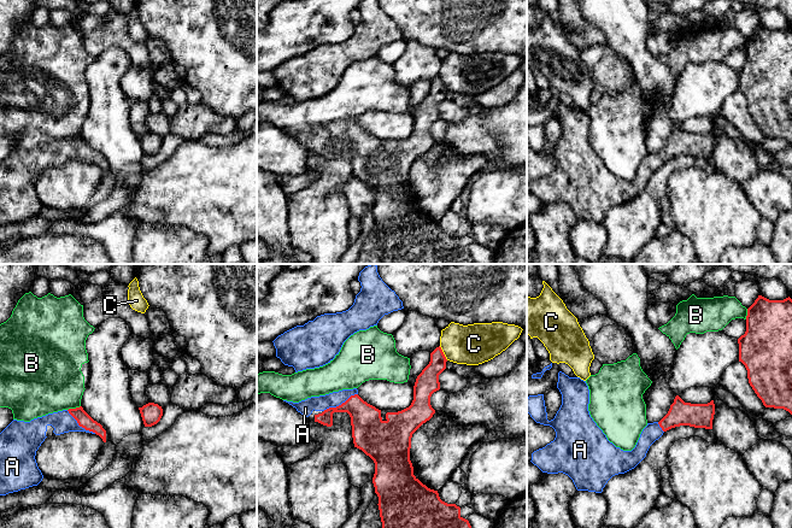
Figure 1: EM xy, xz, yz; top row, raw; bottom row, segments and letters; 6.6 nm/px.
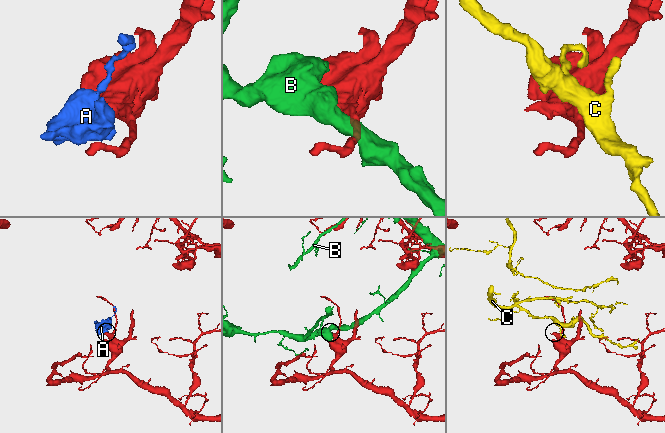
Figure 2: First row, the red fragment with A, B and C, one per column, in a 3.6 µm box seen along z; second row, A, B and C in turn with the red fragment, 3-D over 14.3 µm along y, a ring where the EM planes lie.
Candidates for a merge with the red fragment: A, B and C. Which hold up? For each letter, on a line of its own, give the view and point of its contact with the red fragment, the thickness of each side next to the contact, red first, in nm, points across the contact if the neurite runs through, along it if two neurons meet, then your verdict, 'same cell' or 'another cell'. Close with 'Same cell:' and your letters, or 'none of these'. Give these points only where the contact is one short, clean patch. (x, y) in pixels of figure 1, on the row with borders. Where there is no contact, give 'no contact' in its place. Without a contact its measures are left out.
A: contact xz (341, 404); calibres 220 and 100 nm; way xz (368, 429), (341, 404), (310, 404), (305, 408); same cell
B: contact xy (74, 409); calibres 90 and 440 nm; another cell
C: contact xz (443, 353); calibres 160 and 280 nm; border xz (439, 346), (447, 359); another cell
Same cell: A

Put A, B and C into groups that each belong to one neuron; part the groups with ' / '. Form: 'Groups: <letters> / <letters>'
Groups: A / B / C

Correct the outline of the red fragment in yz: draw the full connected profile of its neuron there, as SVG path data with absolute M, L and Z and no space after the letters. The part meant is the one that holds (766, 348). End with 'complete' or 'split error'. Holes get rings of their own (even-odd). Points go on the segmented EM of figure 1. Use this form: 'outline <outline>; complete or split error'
outline M762 295L747 309L746 332L738 339L739 362L747 370L749 383L765 407L784 409L792 415L792 299L769 300Z; complete

